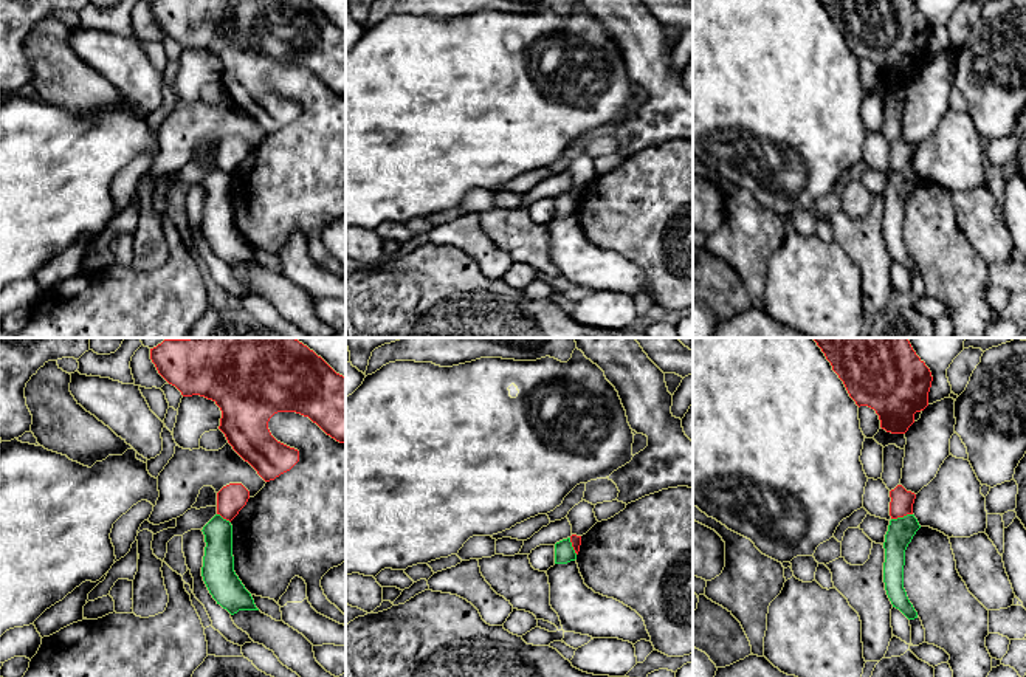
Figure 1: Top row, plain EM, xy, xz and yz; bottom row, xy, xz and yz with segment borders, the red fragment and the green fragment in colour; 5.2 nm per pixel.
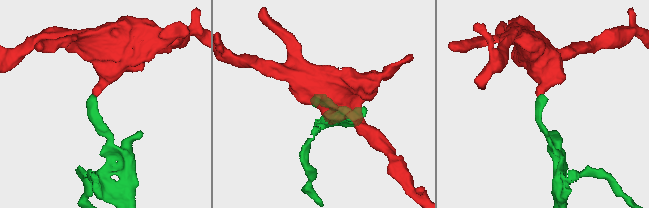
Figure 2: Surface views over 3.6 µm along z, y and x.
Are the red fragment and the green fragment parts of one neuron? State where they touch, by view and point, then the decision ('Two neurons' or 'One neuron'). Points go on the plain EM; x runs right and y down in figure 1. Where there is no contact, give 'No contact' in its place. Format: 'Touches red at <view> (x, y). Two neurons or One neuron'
Touches red at yz (901, 169). Two neurons

